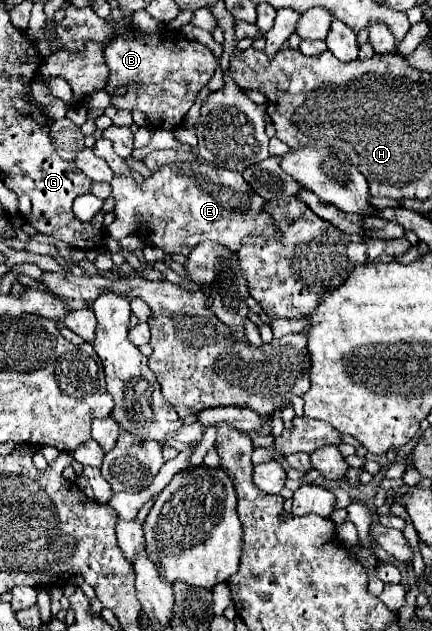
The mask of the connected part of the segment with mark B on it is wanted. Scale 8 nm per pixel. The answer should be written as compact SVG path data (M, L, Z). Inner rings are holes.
M128 28L124 36L114 36L108 48L104 48L104 60L110 68L104 90L110 94L112 106L144 112L154 130L176 130L194 104L196 94L212 78L220 58L204 44L188 40L176 30L168 30L168 34L144 34L136 28ZM122 86L126 94L118 94Z

